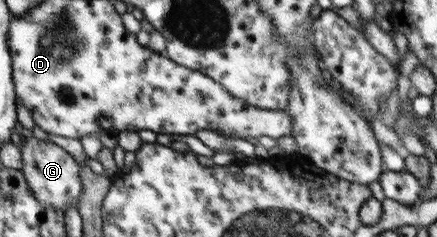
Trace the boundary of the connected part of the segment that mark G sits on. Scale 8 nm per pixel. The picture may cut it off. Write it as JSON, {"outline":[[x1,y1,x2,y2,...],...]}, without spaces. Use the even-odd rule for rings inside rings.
{"outline":[[29,136,23,141,21,155,22,163,24,163,24,168,22,168,24,179,28,182,36,201,40,201,40,205,52,207,54,211,62,211,62,213,65,213,68,205,78,207,78,201,83,196,84,189,82,173,78,163,68,151,50,143,49,140,41,141]]}

